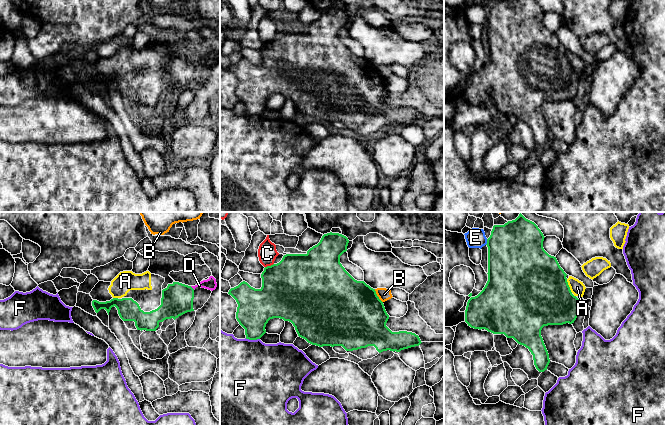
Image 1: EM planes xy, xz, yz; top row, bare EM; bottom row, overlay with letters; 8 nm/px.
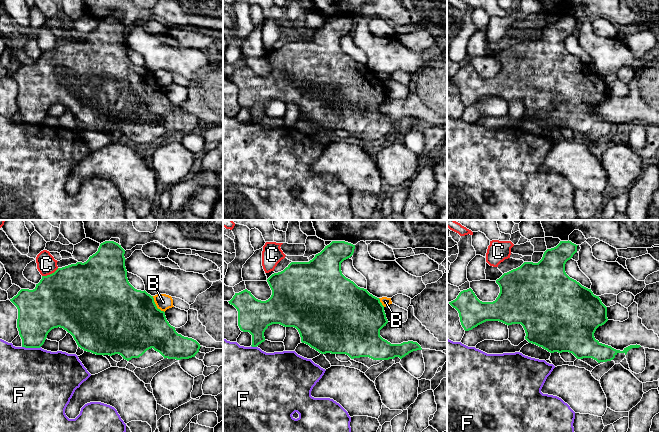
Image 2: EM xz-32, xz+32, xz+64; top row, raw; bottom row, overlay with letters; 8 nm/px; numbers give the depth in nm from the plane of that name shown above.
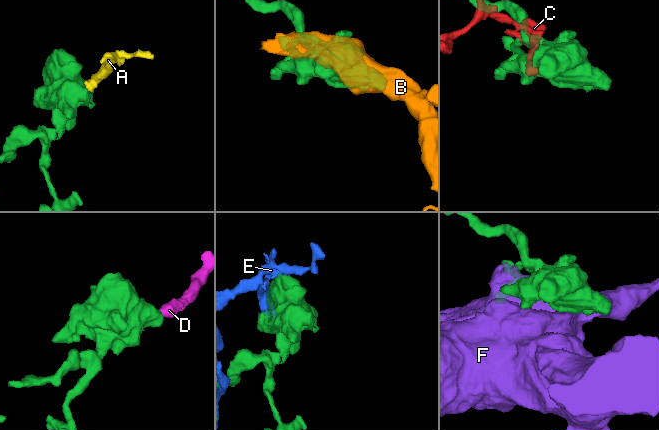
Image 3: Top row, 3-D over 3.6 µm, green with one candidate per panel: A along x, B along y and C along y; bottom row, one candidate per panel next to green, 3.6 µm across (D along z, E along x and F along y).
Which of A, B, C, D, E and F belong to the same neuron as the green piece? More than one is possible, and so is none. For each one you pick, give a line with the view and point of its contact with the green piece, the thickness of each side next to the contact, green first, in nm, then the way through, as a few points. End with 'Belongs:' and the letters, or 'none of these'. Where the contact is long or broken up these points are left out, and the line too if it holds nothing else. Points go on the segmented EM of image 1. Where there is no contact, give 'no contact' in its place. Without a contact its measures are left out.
A: contact yz (568, 286); calibres 500 and 120 nm; way yz (538, 294), (547, 294), (568, 286), (577, 287)
D: contact xy (191, 287); calibres 260 and 90 nm; way xy (177, 299), (191, 287), (200, 284), (210, 284)
Belongs: A, D

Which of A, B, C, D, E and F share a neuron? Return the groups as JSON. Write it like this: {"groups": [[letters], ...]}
{"groups": [["A", "D"], ["B"], ["C"], ["E"], ["F"]]}

